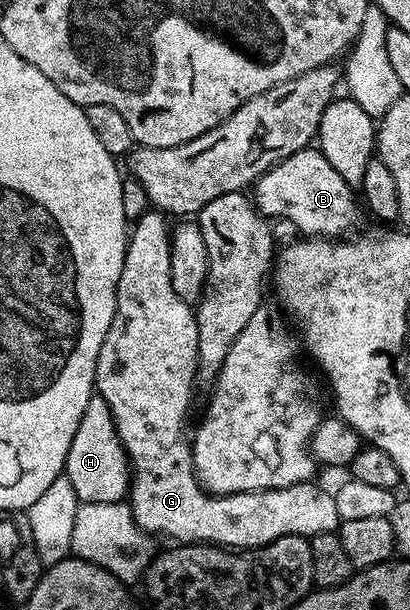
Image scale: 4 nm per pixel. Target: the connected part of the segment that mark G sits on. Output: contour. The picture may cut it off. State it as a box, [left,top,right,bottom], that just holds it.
[94,211,340,551]

